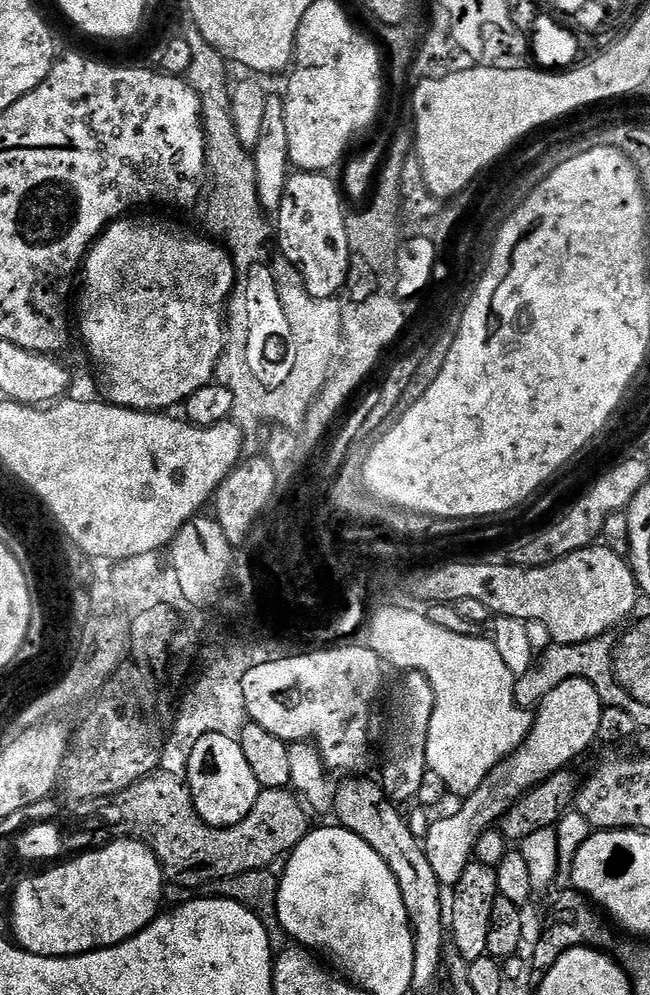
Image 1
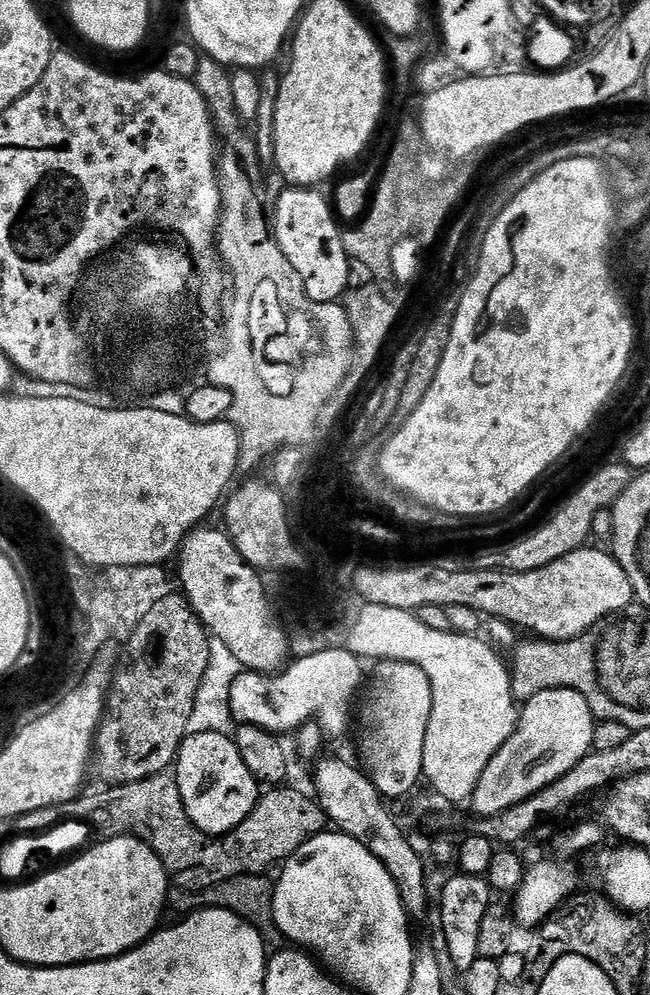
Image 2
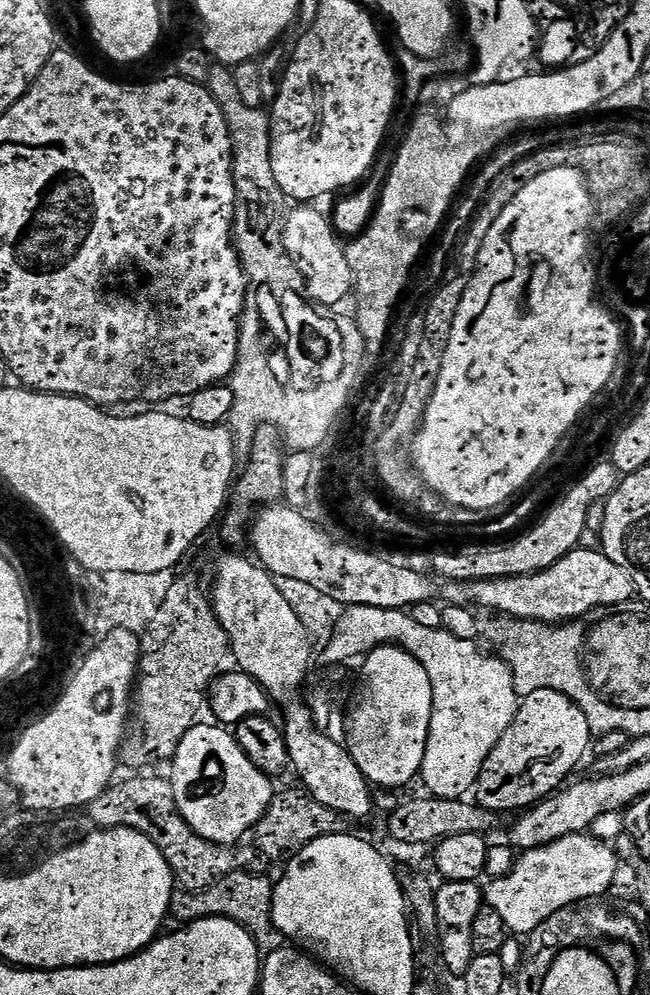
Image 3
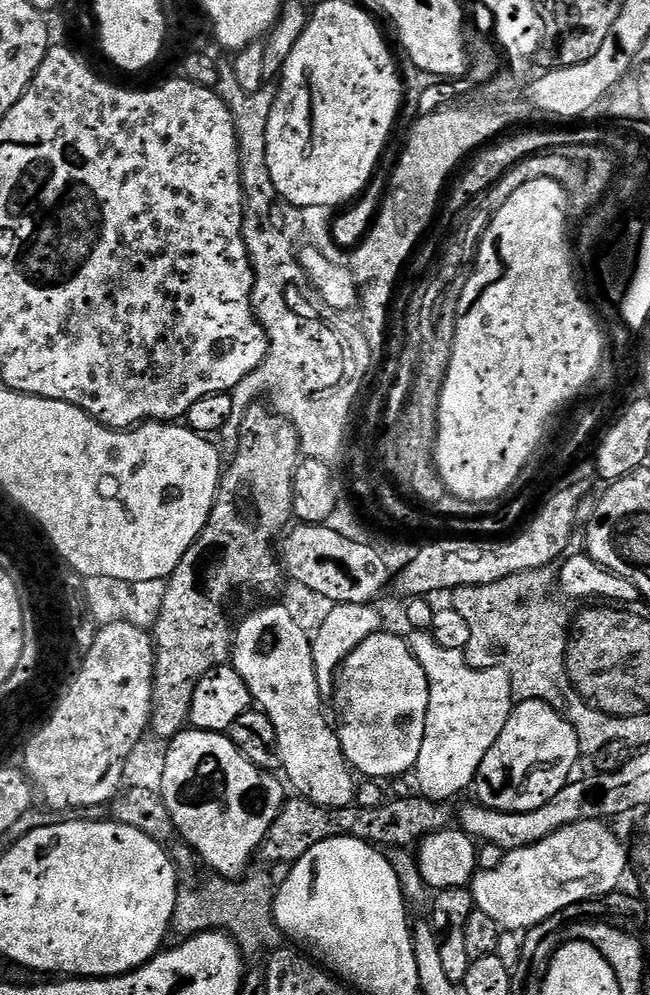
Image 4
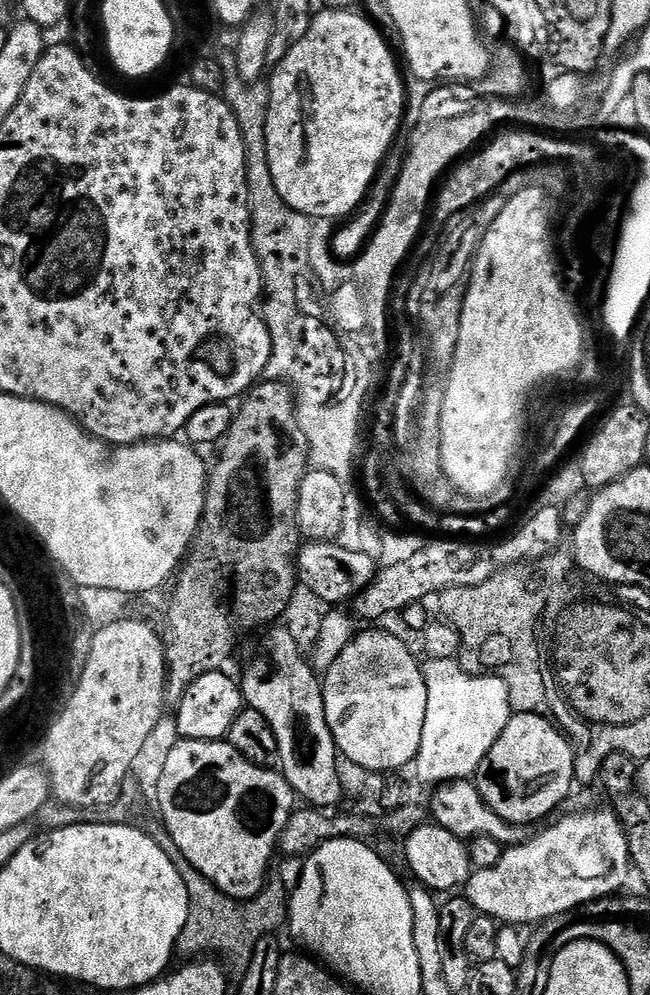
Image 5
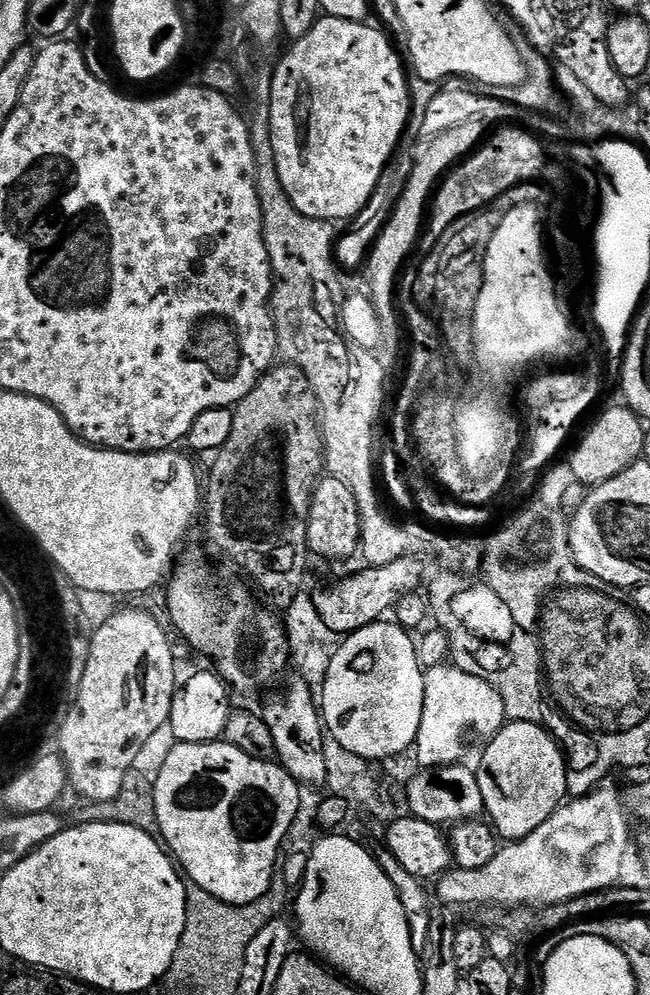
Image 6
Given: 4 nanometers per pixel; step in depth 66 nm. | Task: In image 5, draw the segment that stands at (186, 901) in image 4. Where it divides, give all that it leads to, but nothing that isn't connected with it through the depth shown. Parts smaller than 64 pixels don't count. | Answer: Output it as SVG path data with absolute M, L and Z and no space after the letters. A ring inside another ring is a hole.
M154 820L147 824L146 831L174 862L182 882L186 882L188 913L186 924L182 926L180 937L176 940L177 953L184 955L184 958L196 958L209 953L206 952L208 950L218 952L228 958L230 964L228 970L231 975L238 978L244 976L257 942L263 936L275 933L277 931L275 928L285 923L290 896L286 888L284 892L283 882L269 879L255 896L251 896L248 900L236 900L215 888L202 873L194 870L194 866L190 866L190 862L175 846L174 840L170 838L161 821Z

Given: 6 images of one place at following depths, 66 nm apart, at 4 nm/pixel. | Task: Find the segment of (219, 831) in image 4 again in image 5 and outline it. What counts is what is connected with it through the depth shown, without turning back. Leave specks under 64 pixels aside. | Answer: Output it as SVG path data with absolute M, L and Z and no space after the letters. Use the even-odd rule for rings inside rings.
M180 738L170 750L154 789L156 800L160 803L159 819L194 870L202 873L215 888L236 900L248 900L264 887L272 851L277 851L282 830L298 807L296 791L286 782L283 774L251 764L224 740Z

